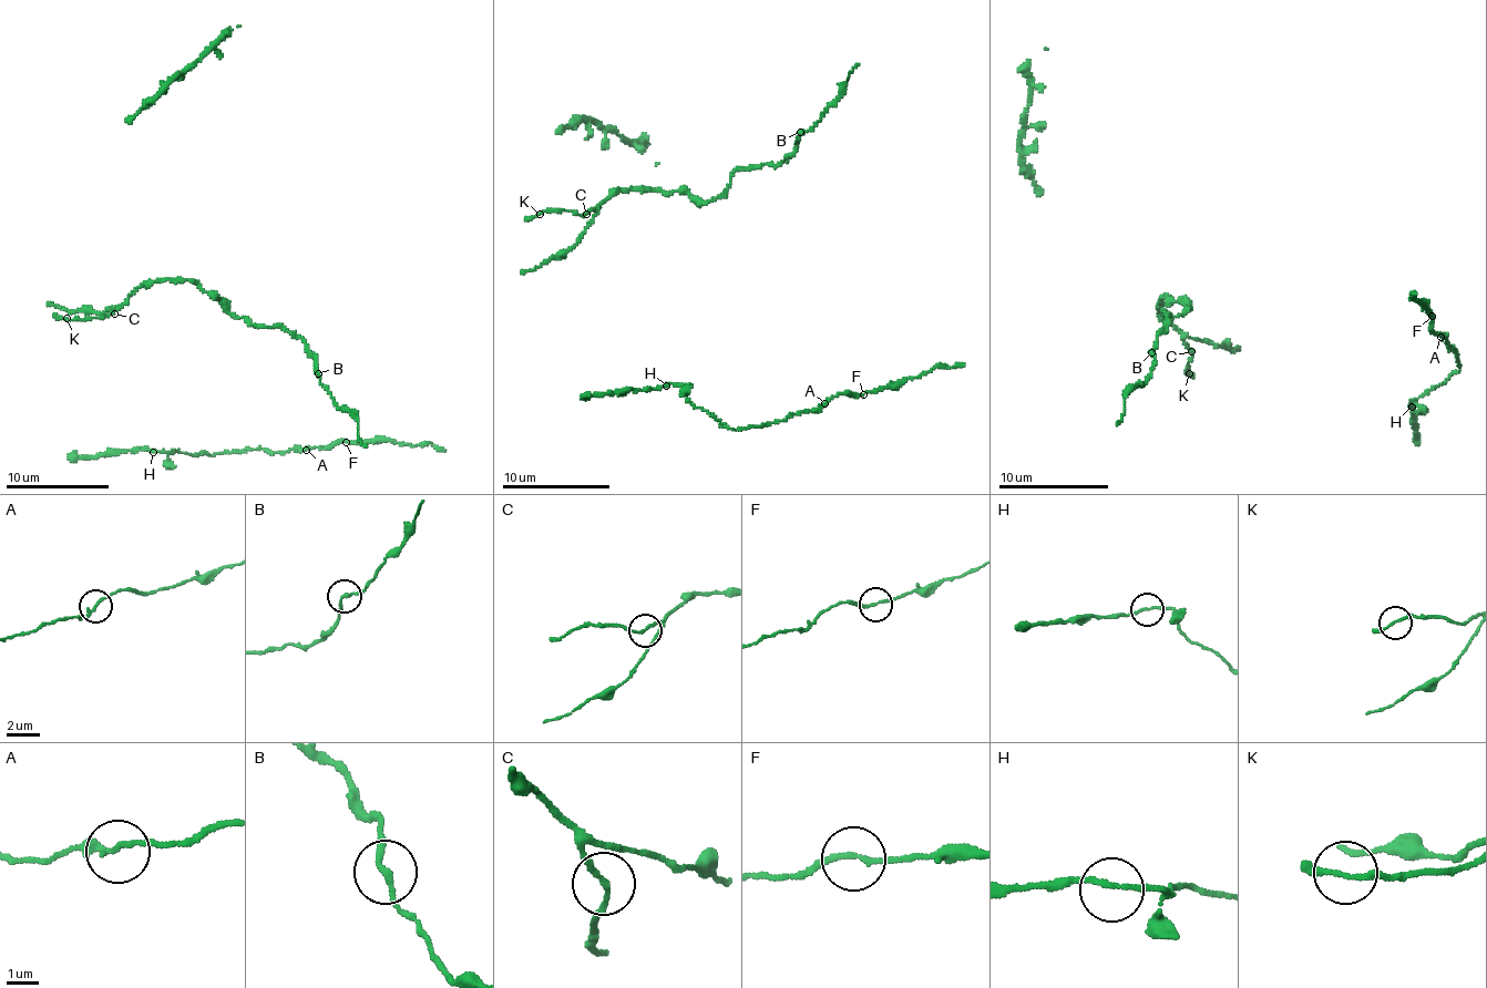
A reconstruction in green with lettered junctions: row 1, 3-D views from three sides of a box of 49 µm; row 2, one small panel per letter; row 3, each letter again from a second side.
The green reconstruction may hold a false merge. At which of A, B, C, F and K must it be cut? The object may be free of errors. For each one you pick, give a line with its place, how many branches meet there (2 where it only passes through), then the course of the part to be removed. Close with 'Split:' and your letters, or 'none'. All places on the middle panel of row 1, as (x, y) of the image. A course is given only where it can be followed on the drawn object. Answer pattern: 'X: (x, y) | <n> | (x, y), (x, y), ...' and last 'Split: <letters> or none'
Split: none

